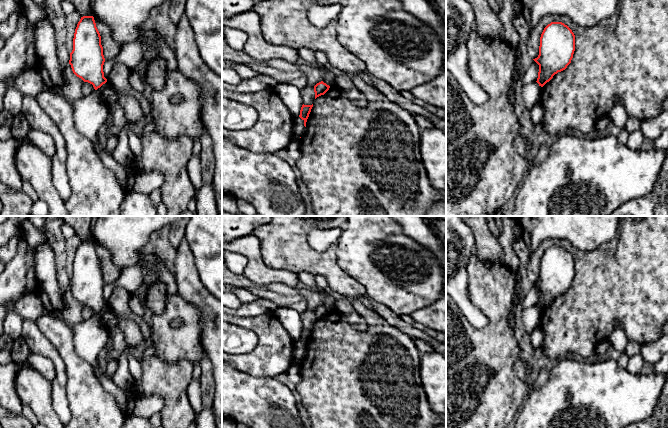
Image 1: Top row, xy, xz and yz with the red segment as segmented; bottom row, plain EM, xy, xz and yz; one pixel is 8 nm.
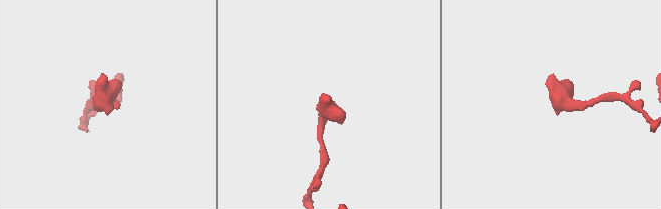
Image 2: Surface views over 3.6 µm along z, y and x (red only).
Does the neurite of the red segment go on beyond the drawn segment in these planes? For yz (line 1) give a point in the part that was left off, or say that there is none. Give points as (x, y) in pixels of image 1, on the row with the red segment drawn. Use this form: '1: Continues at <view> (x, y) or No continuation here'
1: No continuation here

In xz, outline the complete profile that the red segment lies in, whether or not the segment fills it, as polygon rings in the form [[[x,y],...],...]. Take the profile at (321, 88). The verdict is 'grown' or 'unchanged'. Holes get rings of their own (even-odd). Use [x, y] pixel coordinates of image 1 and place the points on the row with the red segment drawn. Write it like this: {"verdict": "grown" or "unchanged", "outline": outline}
{"verdict": "unchanged", "outline": [[[323,81],[317,83],[314,86],[314,92],[315,92],[315,99],[321,95],[324,95],[328,90],[330,86],[324,83]]]}

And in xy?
{"verdict": "unchanged", "outline": [[[83,16],[77,24],[73,38],[73,50],[70,53],[69,64],[71,65],[73,73],[81,78],[84,82],[93,85],[97,90],[107,82],[104,77],[103,65],[105,58],[103,55],[103,47],[101,45],[101,36],[96,27],[93,16]]]}

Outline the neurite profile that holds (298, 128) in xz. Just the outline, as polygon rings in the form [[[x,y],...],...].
[[[300,117],[294,118],[292,127],[293,140],[300,140],[305,131],[304,120]]]

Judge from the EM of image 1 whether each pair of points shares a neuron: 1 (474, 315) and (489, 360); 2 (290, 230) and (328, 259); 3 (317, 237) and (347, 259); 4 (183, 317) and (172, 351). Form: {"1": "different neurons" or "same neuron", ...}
{"1": "different neurons", "2": "same neuron", "3": "different neurons", "4": "same neuron"}

